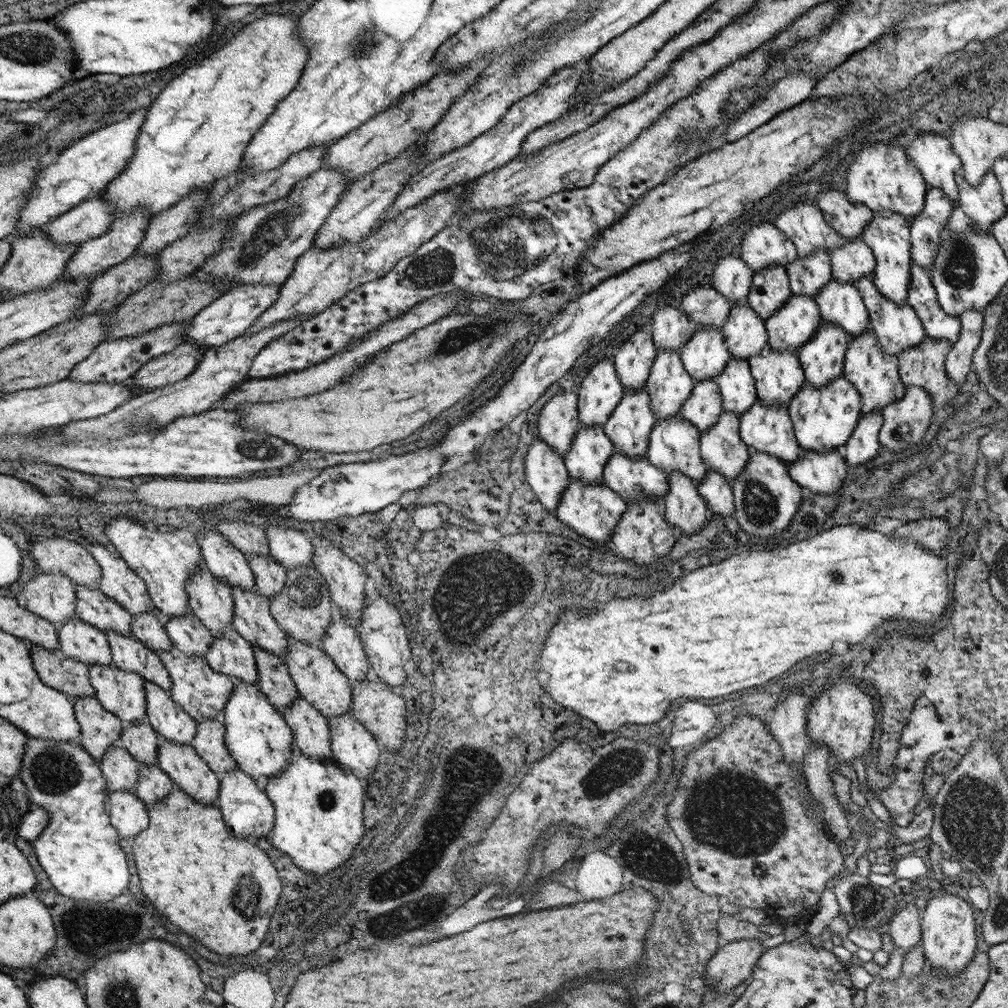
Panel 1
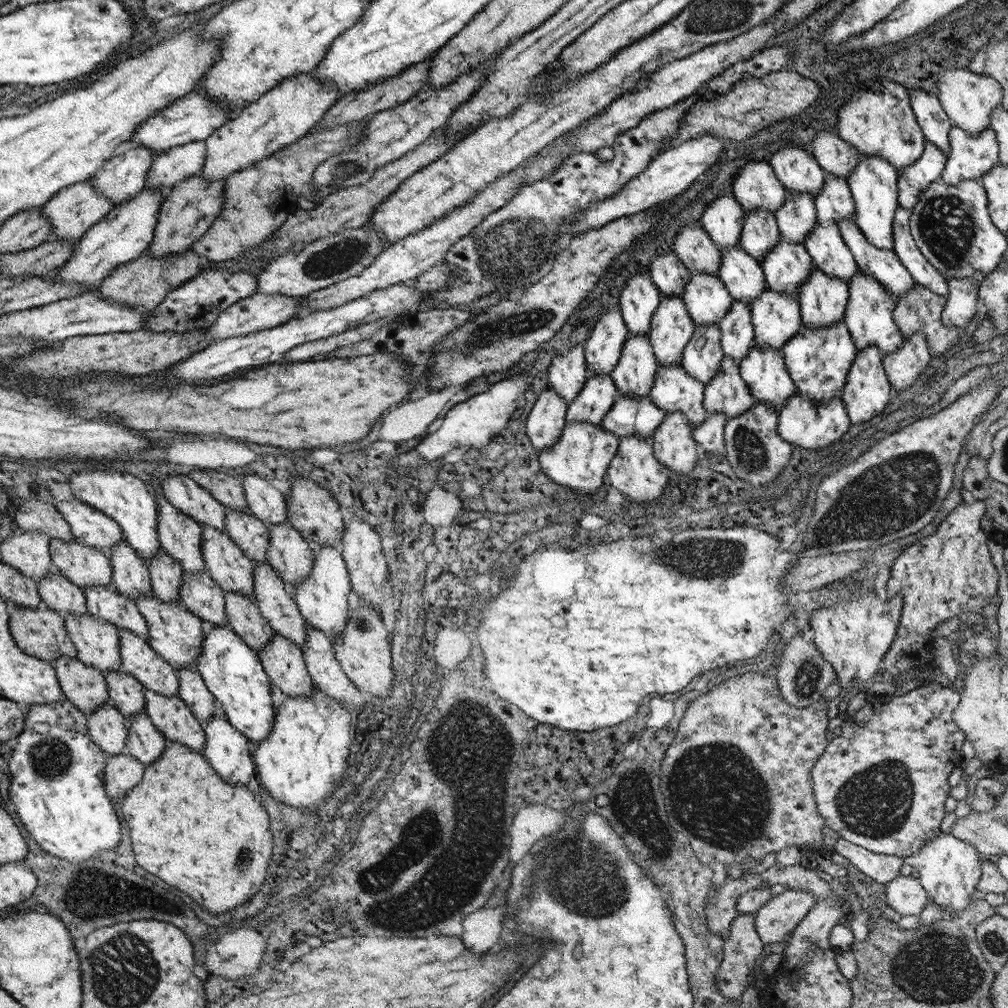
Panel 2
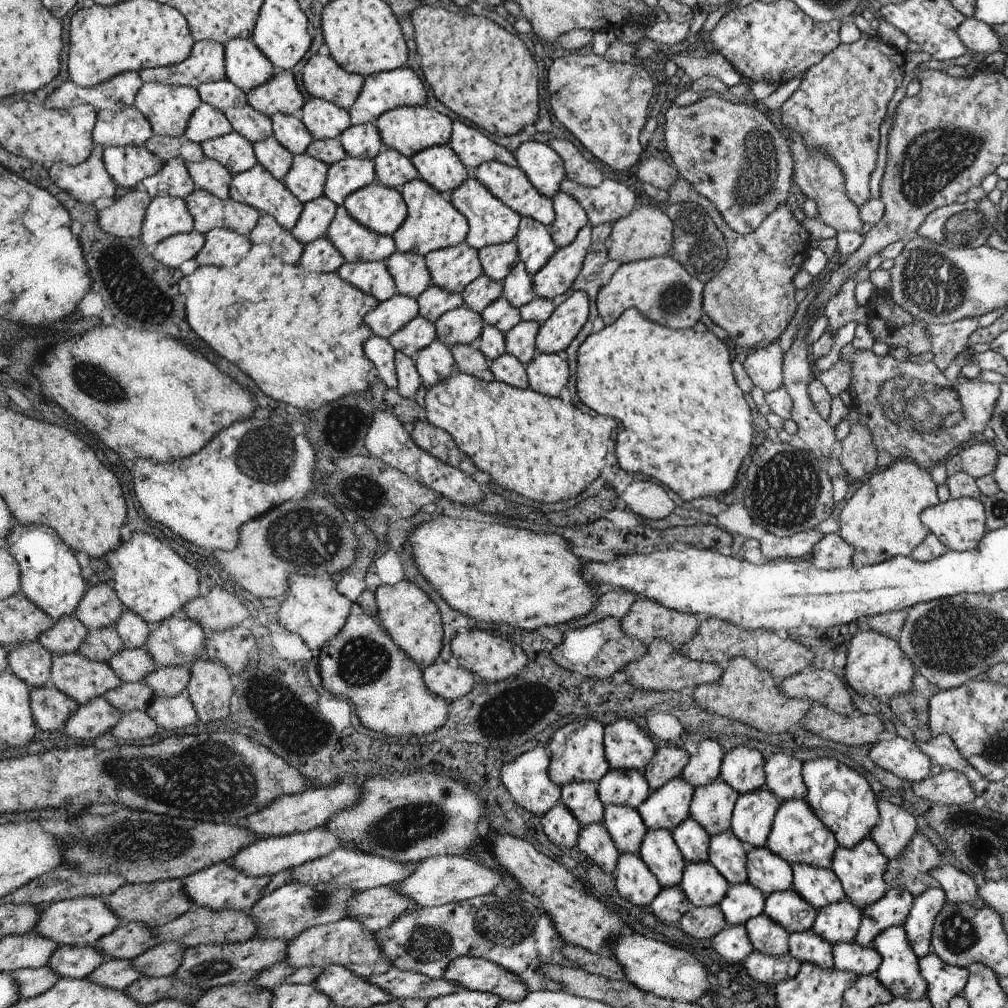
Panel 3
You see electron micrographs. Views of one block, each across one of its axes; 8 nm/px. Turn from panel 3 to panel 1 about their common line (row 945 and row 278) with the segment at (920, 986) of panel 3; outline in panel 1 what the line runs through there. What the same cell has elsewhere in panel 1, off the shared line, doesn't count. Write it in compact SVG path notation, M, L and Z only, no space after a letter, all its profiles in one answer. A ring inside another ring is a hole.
M875 212L873 220L863 228L861 240L869 246L873 258L875 258L875 268L873 268L873 284L877 290L887 296L889 300L903 304L907 302L907 288L911 280L911 242L909 242L909 220L899 214L899 212Z

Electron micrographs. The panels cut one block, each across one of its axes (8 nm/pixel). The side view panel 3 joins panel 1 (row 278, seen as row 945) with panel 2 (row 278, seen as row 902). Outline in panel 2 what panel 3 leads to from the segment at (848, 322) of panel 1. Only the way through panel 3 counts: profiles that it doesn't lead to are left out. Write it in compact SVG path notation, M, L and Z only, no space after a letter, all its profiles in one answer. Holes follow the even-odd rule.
M817 222L815 230L805 238L803 246L811 254L813 266L823 270L823 274L839 278L847 284L859 272L859 266L855 264L855 258L851 256L851 250L845 244L839 226L833 222Z

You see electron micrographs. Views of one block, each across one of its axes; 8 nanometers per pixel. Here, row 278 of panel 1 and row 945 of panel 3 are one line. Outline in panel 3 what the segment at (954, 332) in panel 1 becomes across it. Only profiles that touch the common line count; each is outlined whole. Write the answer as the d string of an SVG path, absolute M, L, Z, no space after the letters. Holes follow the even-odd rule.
M929 888L921 896L913 898L913 906L903 924L903 930L907 934L913 954L919 960L931 952L931 932L933 932L935 916L939 916L945 902L947 898L941 888Z

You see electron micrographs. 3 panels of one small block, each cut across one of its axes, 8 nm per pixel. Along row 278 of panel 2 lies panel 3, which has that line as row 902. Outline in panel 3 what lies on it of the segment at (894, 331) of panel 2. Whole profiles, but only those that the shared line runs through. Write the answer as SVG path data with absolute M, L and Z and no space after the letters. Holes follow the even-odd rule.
M865 838L857 846L853 846L851 850L837 848L835 856L833 856L831 870L841 880L845 898L851 904L855 904L859 910L863 910L863 908L869 908L871 904L877 904L887 894L887 890L889 890L887 884L883 882L883 874L887 870L887 862L889 860L881 854L881 850L875 846L875 842L871 838Z

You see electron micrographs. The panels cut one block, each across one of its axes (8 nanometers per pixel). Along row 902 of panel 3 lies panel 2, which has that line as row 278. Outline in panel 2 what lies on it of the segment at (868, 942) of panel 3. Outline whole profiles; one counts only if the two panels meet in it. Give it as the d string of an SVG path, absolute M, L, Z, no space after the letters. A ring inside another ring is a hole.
M845 218L837 222L837 226L845 244L851 250L851 256L855 258L855 264L859 266L859 272L877 278L895 300L905 296L915 286L913 276L903 268L903 264L899 264L893 250L889 252L875 248L865 238L865 234L853 218Z

